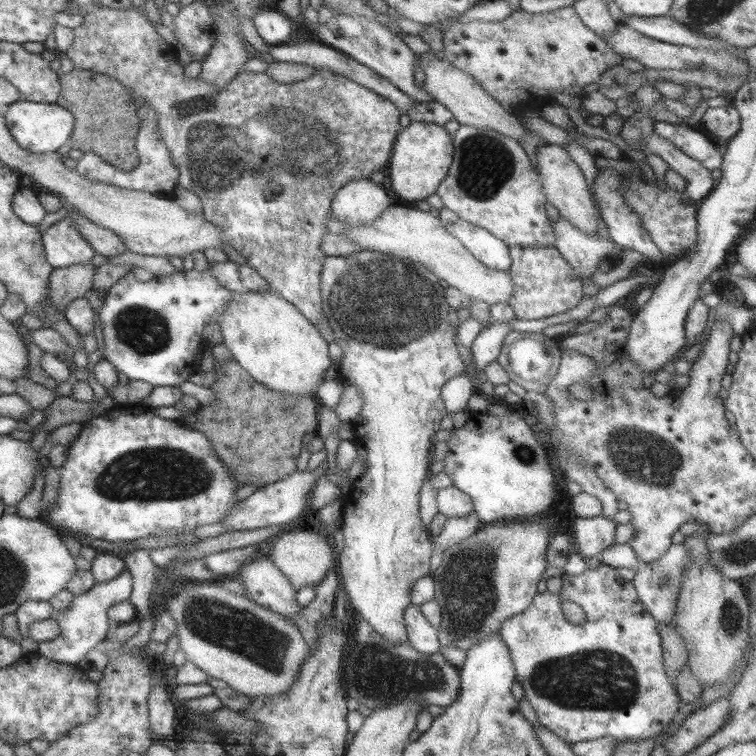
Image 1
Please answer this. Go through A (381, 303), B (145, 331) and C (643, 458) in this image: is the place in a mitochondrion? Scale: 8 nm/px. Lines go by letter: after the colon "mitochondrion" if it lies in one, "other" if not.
A: mitochondrion
B: mitochondrion
C: mitochondrion

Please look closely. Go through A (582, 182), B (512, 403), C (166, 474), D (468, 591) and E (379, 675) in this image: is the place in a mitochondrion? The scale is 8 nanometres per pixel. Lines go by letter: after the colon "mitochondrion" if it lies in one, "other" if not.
A: other
B: other
C: mitochondrion
D: mitochondrion
E: mitochondrion

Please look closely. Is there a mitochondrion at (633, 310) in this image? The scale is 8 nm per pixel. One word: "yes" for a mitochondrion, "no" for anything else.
no

